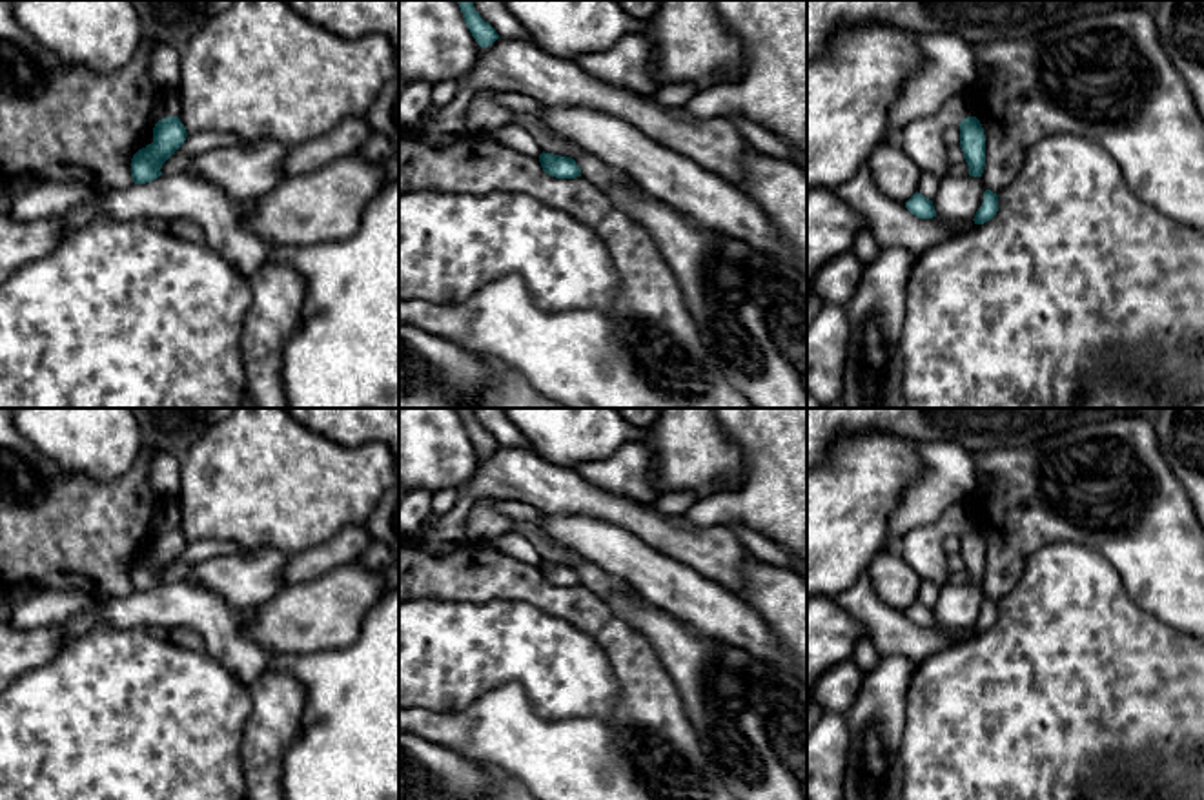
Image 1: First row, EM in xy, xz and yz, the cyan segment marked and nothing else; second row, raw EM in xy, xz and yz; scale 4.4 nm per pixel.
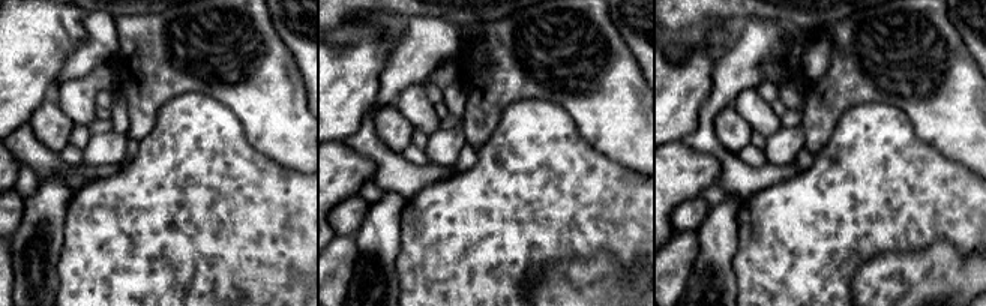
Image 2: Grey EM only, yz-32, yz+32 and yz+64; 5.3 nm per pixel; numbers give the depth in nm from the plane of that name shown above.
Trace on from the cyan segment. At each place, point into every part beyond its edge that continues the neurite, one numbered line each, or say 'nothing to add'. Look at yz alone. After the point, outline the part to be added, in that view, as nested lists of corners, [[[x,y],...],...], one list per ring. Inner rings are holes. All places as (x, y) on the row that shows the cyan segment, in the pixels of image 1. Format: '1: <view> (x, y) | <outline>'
nothing to add

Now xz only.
nothing to add

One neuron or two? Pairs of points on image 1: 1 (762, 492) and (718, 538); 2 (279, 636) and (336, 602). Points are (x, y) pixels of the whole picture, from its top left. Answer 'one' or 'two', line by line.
1: two
2: one

